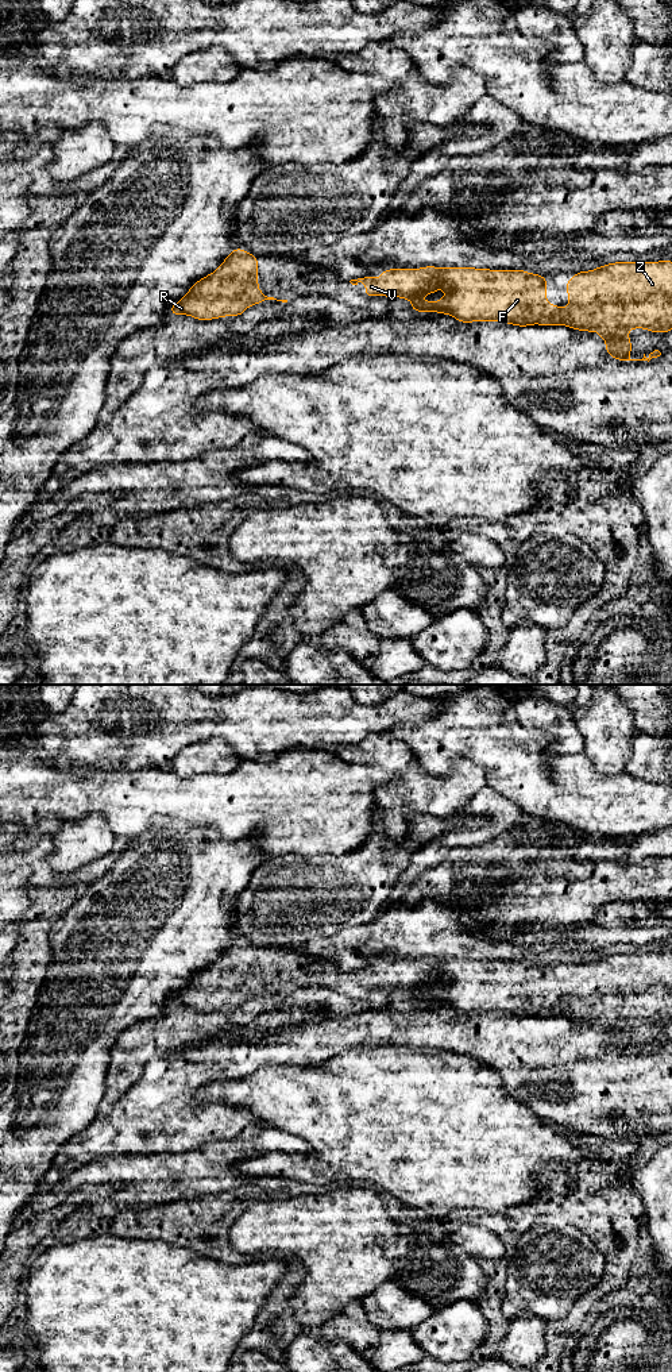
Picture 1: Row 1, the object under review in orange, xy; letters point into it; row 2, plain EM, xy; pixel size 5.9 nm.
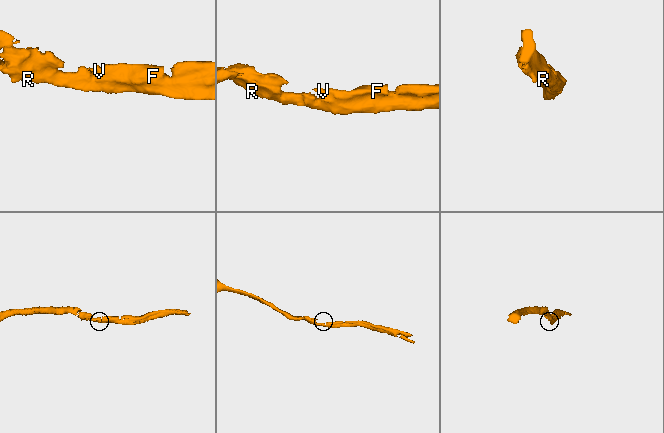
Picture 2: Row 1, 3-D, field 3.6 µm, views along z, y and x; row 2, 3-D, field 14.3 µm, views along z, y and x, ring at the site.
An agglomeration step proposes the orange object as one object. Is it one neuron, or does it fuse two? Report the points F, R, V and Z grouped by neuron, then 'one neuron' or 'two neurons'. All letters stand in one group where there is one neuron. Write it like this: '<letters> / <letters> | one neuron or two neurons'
F R V Z | one neuron

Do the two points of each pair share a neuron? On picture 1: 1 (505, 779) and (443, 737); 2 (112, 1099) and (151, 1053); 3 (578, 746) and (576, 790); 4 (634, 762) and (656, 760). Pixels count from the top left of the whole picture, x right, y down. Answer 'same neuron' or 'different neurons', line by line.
1: same neuron
2: same neuron
3: different neurons
4: different neurons

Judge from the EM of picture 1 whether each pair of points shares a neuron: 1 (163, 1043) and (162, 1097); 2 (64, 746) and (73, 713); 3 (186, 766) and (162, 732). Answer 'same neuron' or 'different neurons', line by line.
1: different neurons
2: same neuron
3: different neurons

